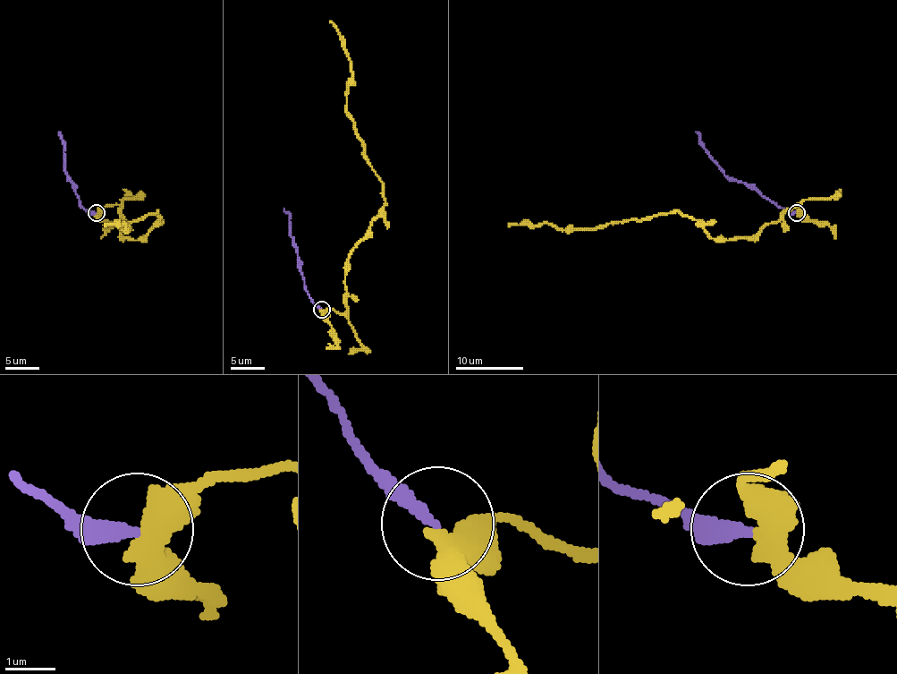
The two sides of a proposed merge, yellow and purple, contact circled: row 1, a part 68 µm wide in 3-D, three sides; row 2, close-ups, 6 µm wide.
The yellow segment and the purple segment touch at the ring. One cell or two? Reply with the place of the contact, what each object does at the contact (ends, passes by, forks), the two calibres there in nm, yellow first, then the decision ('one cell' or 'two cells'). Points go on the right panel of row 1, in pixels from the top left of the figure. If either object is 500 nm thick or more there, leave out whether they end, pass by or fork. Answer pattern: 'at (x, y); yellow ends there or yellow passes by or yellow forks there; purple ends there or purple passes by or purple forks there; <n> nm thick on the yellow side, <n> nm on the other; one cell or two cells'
at (796, 212); yellow passes by; purple ends there; 440 nm thick on the yellow side, 280 nm on the other; two cells

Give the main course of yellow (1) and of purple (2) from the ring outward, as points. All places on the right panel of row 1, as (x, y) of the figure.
1: (797, 213), (800, 204), (755, 234), (727, 240), (714, 240), (690, 217), (670, 211), (597, 228), (508, 223)
2: (797, 213), (776, 206), (755, 189), (729, 179), (696, 132)

